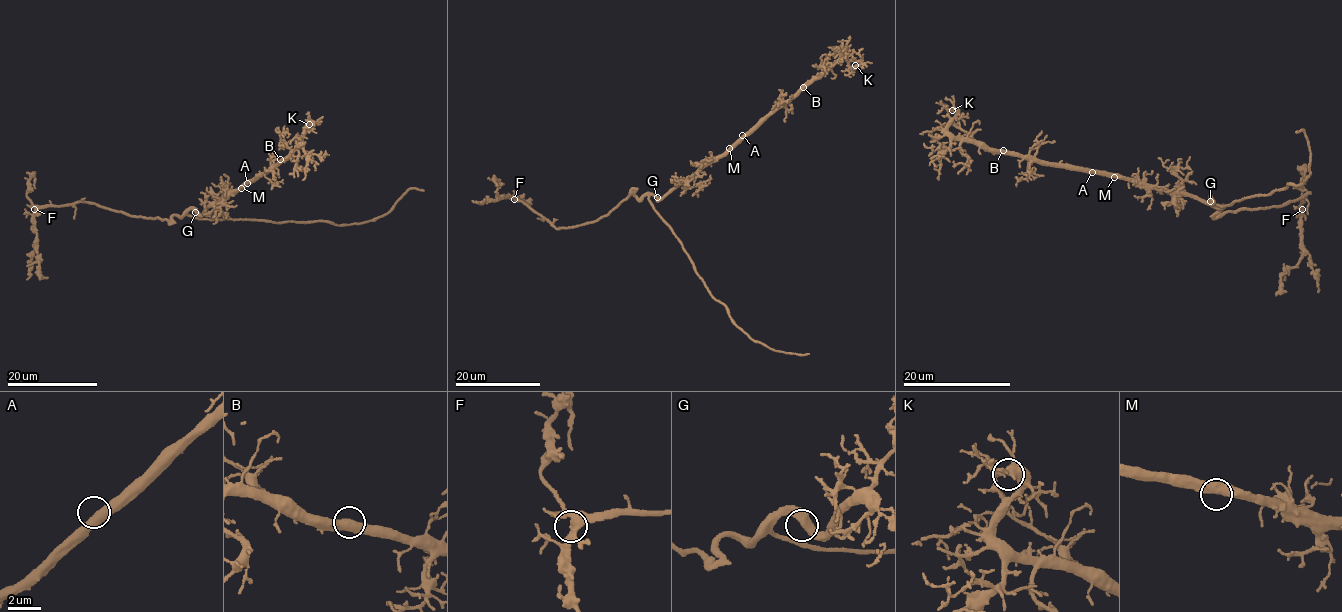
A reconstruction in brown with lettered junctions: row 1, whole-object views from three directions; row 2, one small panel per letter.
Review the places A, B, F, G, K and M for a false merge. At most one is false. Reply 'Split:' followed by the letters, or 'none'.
Split: none

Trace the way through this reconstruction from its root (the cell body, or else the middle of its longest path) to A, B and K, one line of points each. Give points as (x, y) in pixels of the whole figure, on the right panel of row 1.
A: (1211, 201), (1201, 202), (1188, 195), (1171, 194), (1148, 185), (1092, 172)
B: (1211, 201), (1201, 202), (1194, 197), (1171, 194), (1120, 177), (1030, 161), (1003, 150)
K: (1211, 201), (1201, 202), (1120, 177), (1023, 159), (961, 141), (948, 131), (955, 113), (952, 110)

